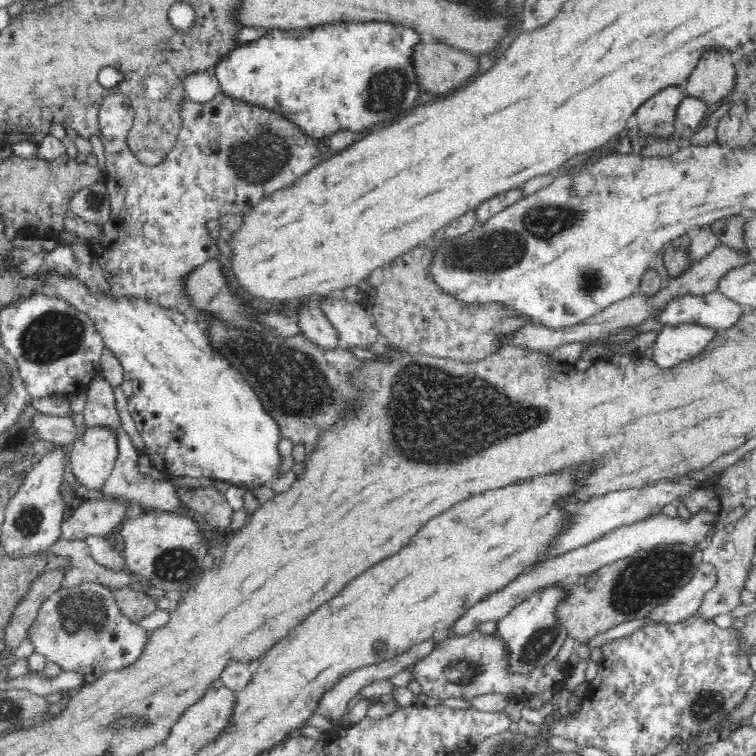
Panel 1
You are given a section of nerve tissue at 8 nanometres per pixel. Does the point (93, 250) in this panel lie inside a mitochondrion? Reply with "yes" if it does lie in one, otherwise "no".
no

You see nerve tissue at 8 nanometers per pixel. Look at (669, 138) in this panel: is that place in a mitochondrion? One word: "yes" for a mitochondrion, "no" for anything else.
no

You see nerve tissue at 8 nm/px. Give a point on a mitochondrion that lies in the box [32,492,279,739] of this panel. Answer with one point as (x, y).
(87, 615)

